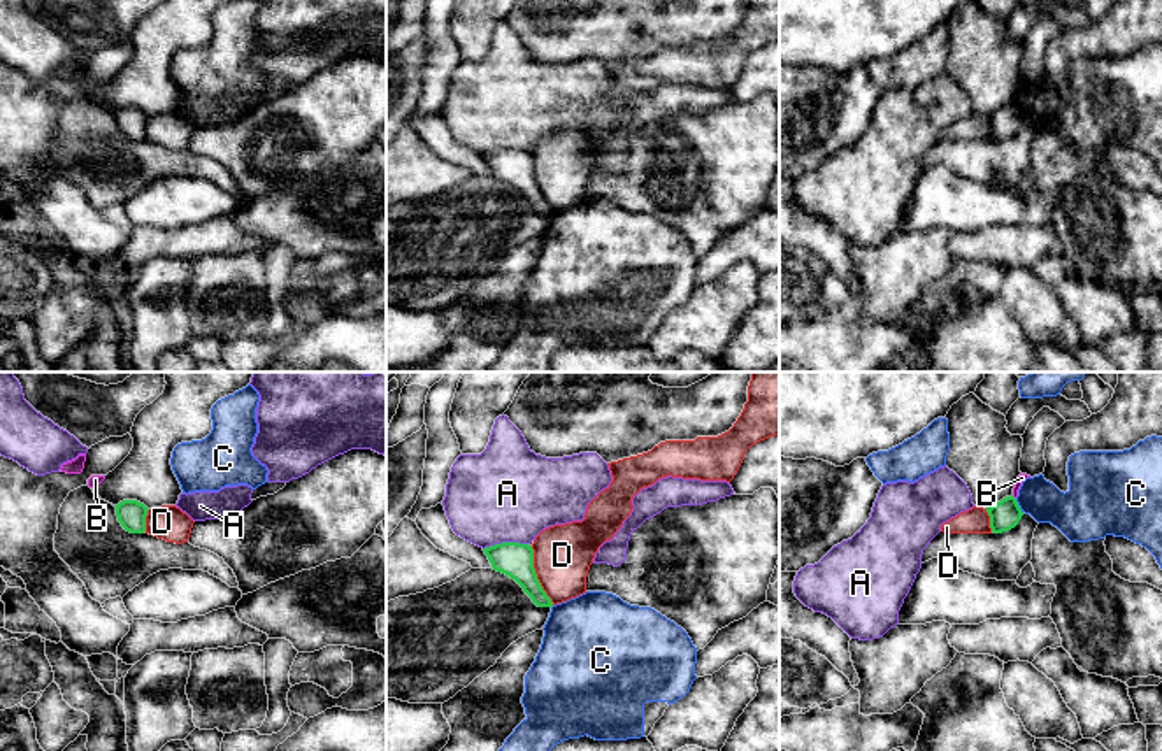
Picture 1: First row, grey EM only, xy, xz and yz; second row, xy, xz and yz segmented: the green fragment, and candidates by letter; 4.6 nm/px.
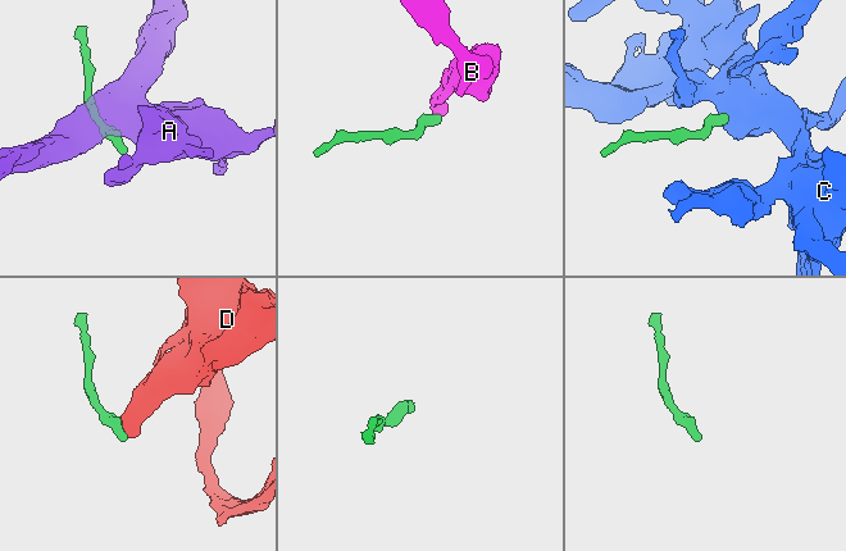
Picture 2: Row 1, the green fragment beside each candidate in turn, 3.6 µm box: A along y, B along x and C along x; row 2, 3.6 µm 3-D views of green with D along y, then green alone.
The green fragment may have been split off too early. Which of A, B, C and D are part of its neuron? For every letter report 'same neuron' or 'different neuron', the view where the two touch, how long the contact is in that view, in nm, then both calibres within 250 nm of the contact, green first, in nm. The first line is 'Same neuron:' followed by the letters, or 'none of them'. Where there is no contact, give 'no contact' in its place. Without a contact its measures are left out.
Same neuron: none of them
A: different neuron; contact in xz; length 220 nm; calibres 160 and 440 nm
B: different neuron; contact in yz; length 30 nm; calibres 140 and 40 nm
C: different neuron; contact in yz; length 80 nm; calibres 140 and 190 nm
D: different neuron; contact in xz; length 300 nm; calibres 160 and 280 nm

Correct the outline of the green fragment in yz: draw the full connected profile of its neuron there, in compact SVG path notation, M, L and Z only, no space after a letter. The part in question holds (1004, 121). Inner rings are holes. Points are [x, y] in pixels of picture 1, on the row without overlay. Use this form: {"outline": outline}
{"outline": "M1013 102L1002 105L992 114L986 114L986 119L990 123L990 135L993 140L1002 140L1015 135L1023 123Z"}

